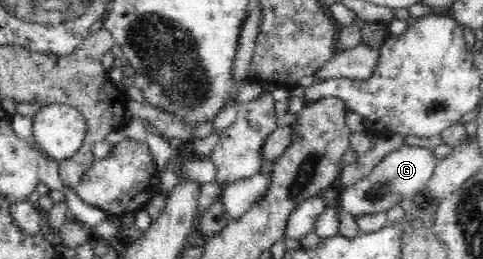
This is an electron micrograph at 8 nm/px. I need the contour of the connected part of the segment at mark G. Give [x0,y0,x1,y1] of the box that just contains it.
[339,144,437,219]

